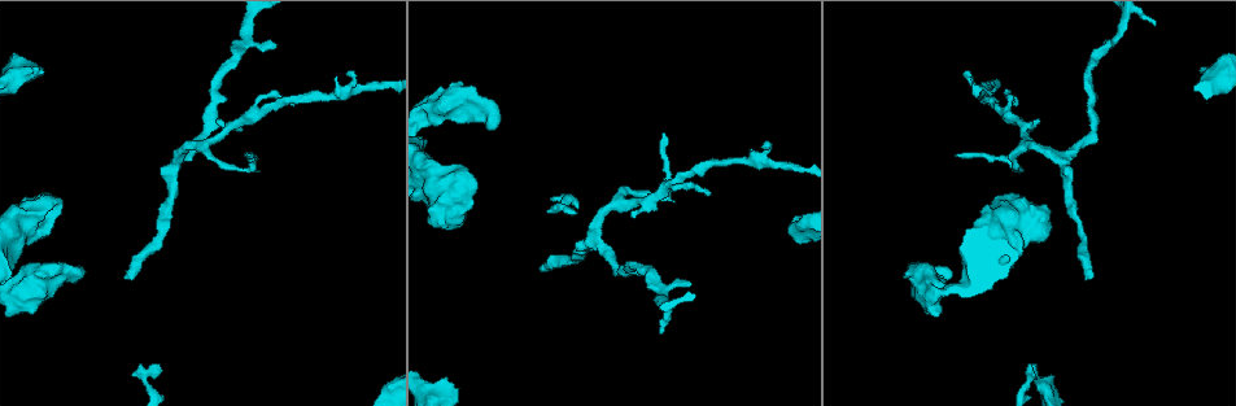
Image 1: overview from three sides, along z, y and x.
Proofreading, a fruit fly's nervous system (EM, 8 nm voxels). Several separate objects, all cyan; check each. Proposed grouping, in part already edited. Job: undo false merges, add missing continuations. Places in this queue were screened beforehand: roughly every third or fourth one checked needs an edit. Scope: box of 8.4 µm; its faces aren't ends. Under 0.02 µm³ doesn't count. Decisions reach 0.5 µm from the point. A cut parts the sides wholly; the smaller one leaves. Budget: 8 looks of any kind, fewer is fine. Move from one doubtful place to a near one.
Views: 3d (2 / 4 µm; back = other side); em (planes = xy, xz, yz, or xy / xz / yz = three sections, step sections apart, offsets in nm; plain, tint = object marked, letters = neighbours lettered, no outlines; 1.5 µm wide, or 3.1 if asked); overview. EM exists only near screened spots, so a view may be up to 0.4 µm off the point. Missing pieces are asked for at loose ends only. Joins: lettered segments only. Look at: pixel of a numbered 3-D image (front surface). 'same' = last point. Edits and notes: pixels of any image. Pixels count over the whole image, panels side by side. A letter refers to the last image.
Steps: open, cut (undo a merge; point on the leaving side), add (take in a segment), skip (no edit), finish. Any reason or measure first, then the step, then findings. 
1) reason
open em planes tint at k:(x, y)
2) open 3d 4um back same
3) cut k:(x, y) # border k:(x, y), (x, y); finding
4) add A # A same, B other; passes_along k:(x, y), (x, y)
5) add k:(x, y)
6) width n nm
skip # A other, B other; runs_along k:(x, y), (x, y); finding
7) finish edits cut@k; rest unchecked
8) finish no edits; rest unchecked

thin end
open em xy step 8 letters at 1:(253, 154)

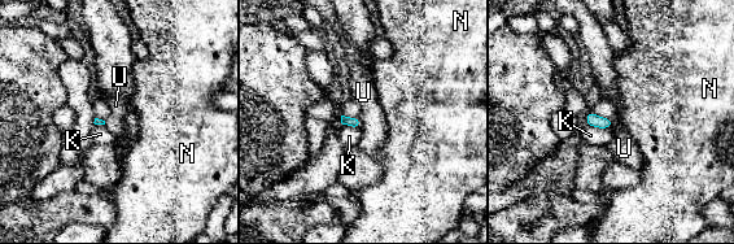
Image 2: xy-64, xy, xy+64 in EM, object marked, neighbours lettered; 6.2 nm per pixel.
skip # K other, N other, U other; border 2:(358, 117), (359, 127); no lettered segment goes on from it

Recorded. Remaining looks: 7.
an open end
open em planes letters at 1:(474, 178)

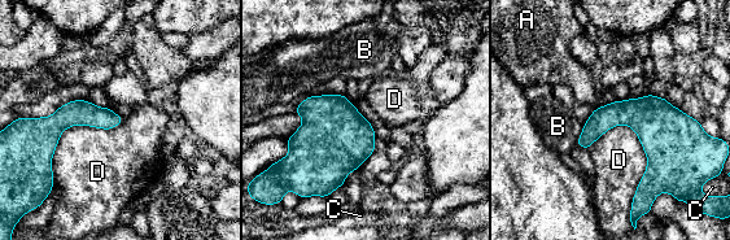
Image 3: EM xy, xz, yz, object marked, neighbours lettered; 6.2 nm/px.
skip # A other, B other, C other, D other; none of them fits

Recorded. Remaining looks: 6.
an open end
open 3d 4um at 1:(124, 276)

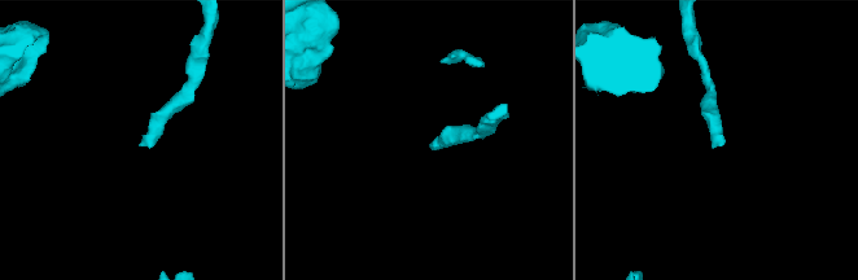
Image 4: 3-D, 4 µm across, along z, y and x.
now the EM
open em planes tint at 4:(432, 148)

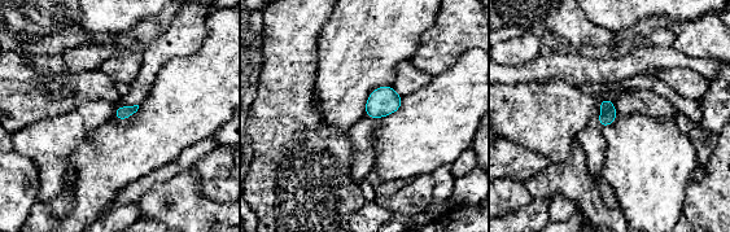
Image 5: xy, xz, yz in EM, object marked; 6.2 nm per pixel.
see the neighbours
open em planes letters same

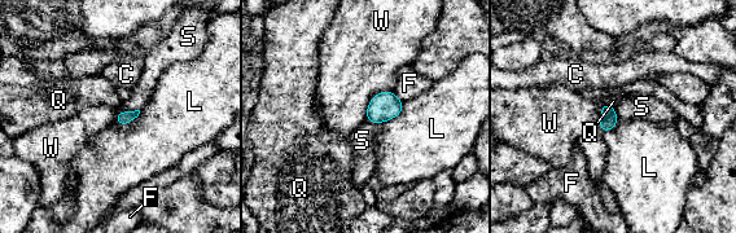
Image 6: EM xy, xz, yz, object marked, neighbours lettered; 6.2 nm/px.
skip # C other, F other, L other, Q other, S other, W other; border 6:(391, 89), (371, 99), (366, 121); none of them fits

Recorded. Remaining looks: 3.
finish no edits; rest unchecked

